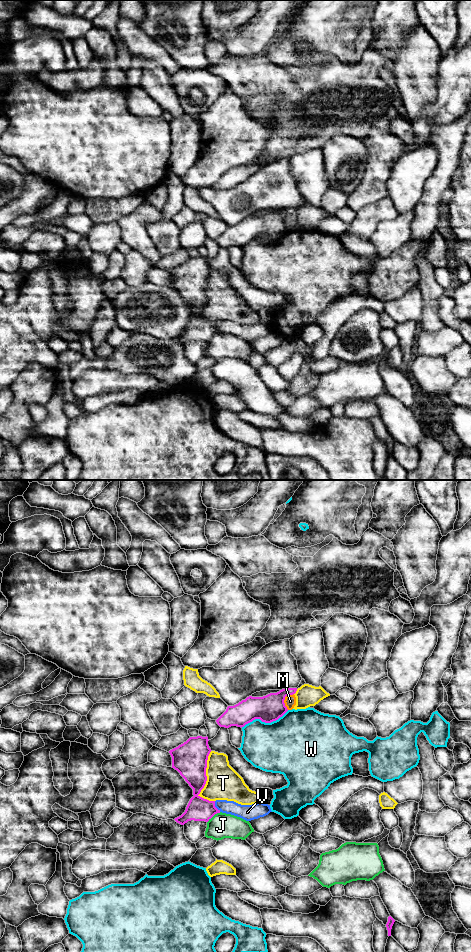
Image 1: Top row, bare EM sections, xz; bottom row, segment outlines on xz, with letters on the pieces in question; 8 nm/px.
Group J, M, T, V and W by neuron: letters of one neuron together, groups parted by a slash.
J / M / T / V / W

